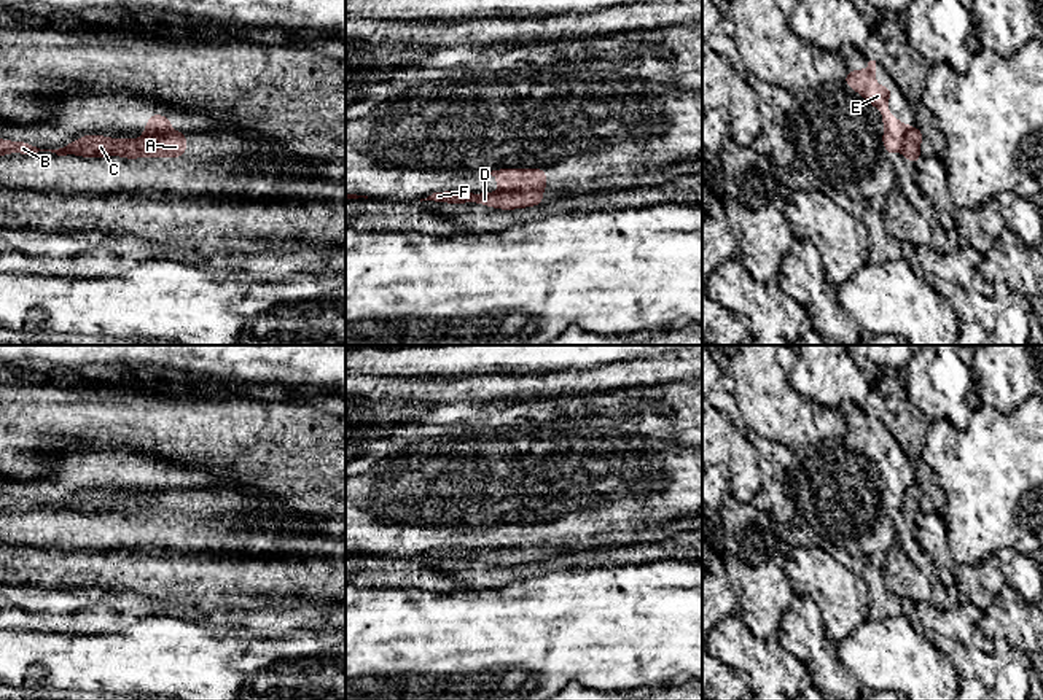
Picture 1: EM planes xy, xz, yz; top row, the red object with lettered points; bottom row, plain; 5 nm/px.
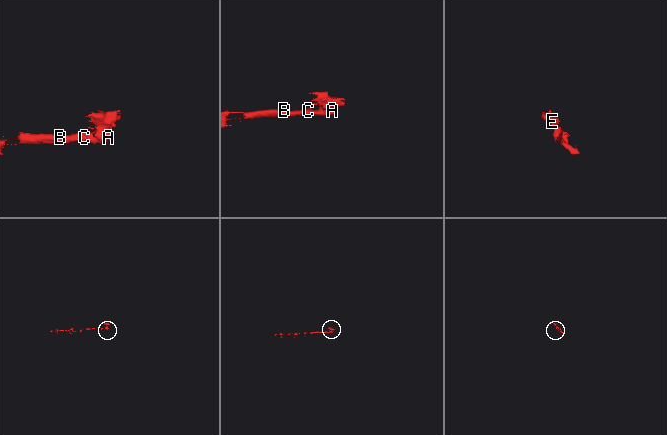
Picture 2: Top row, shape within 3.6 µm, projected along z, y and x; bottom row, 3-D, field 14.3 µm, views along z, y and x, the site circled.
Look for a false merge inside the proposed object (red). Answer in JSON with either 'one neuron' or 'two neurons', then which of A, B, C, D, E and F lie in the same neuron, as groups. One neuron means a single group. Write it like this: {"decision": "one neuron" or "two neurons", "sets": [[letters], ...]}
{"decision": "two neurons", "sets": [["A", "B", "C", "D", "F"], ["E"]]}

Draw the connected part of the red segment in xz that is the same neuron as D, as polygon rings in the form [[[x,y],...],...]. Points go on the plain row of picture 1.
[[[527,544],[521,547],[481,549],[481,550],[463,549],[463,547],[441,547],[441,549],[433,549],[427,555],[420,555],[420,558],[422,557],[446,558],[452,562],[476,558],[500,566],[516,566],[516,565],[537,563],[540,560],[545,560],[541,544],[537,546]]]

